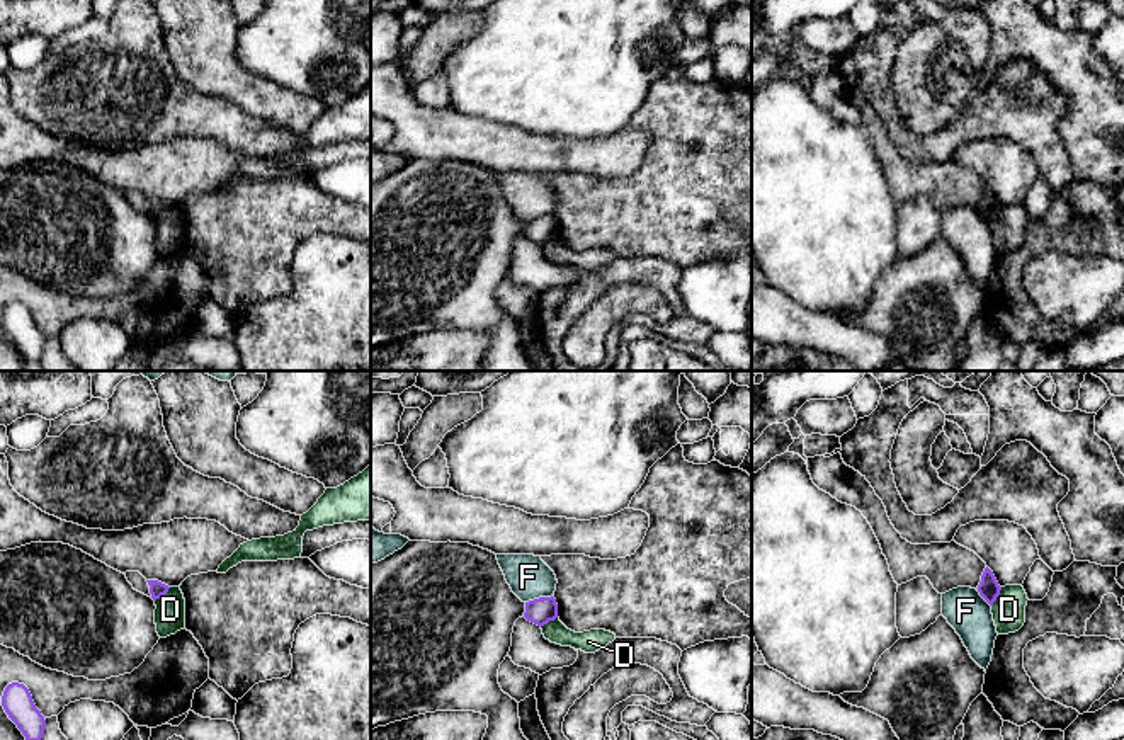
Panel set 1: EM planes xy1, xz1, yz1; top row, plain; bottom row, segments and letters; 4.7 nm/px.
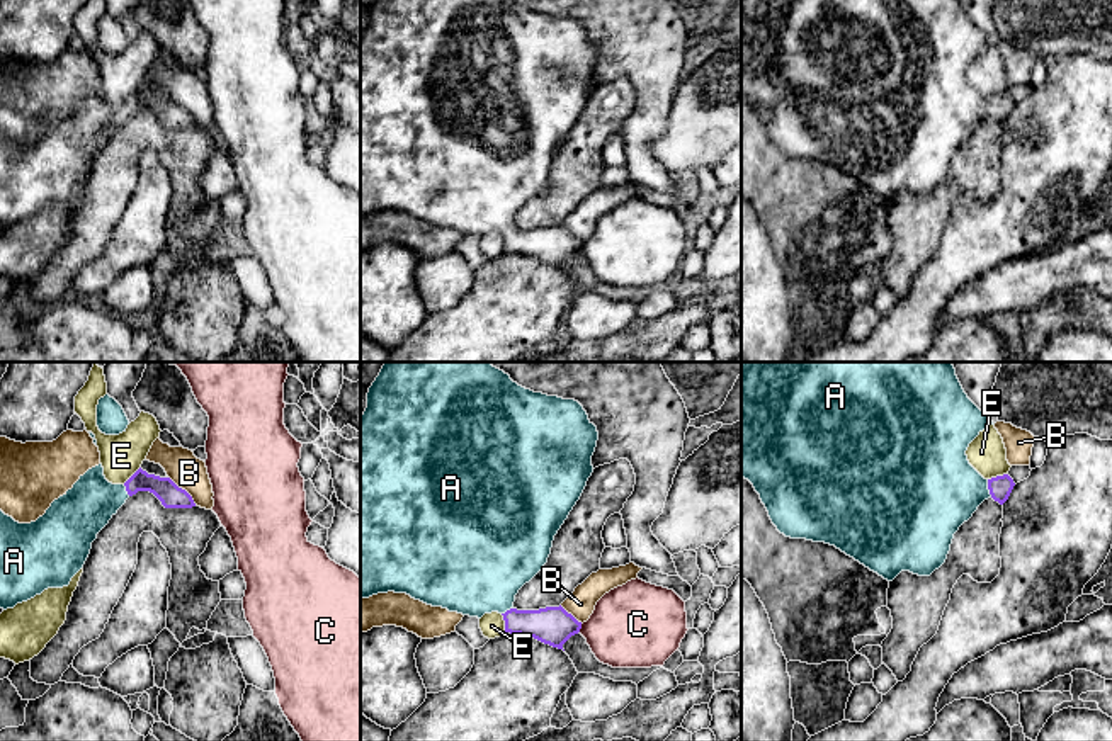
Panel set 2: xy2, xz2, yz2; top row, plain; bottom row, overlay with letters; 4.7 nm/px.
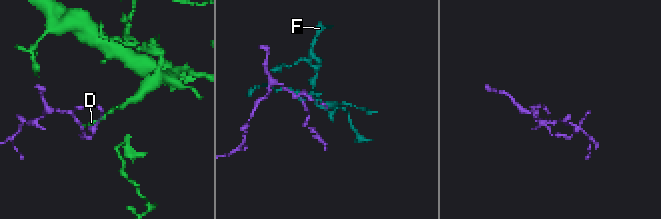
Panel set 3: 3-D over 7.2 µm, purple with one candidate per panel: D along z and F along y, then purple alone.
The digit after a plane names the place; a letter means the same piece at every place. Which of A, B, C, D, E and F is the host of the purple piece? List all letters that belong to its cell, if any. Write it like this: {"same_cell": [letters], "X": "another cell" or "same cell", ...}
{"same_cell": ["A"], "A": "same cell", "B": "another cell", "C": "another cell", "D": "another cell", "E": "another cell", "F": "another cell"}

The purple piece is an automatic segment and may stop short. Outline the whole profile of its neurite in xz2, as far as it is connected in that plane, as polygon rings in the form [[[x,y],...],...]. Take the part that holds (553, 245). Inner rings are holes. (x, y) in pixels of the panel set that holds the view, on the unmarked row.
[[[374,0],[367,12],[367,27],[360,36],[360,218],[394,211],[406,212],[432,226],[478,238],[498,231],[503,235],[505,252],[534,257],[563,269],[563,263],[580,252],[582,241],[561,224],[517,229],[513,221],[519,209],[547,182],[554,155],[580,119],[593,92],[592,75],[597,59],[597,46],[588,39],[578,20],[534,12],[513,0]]]

